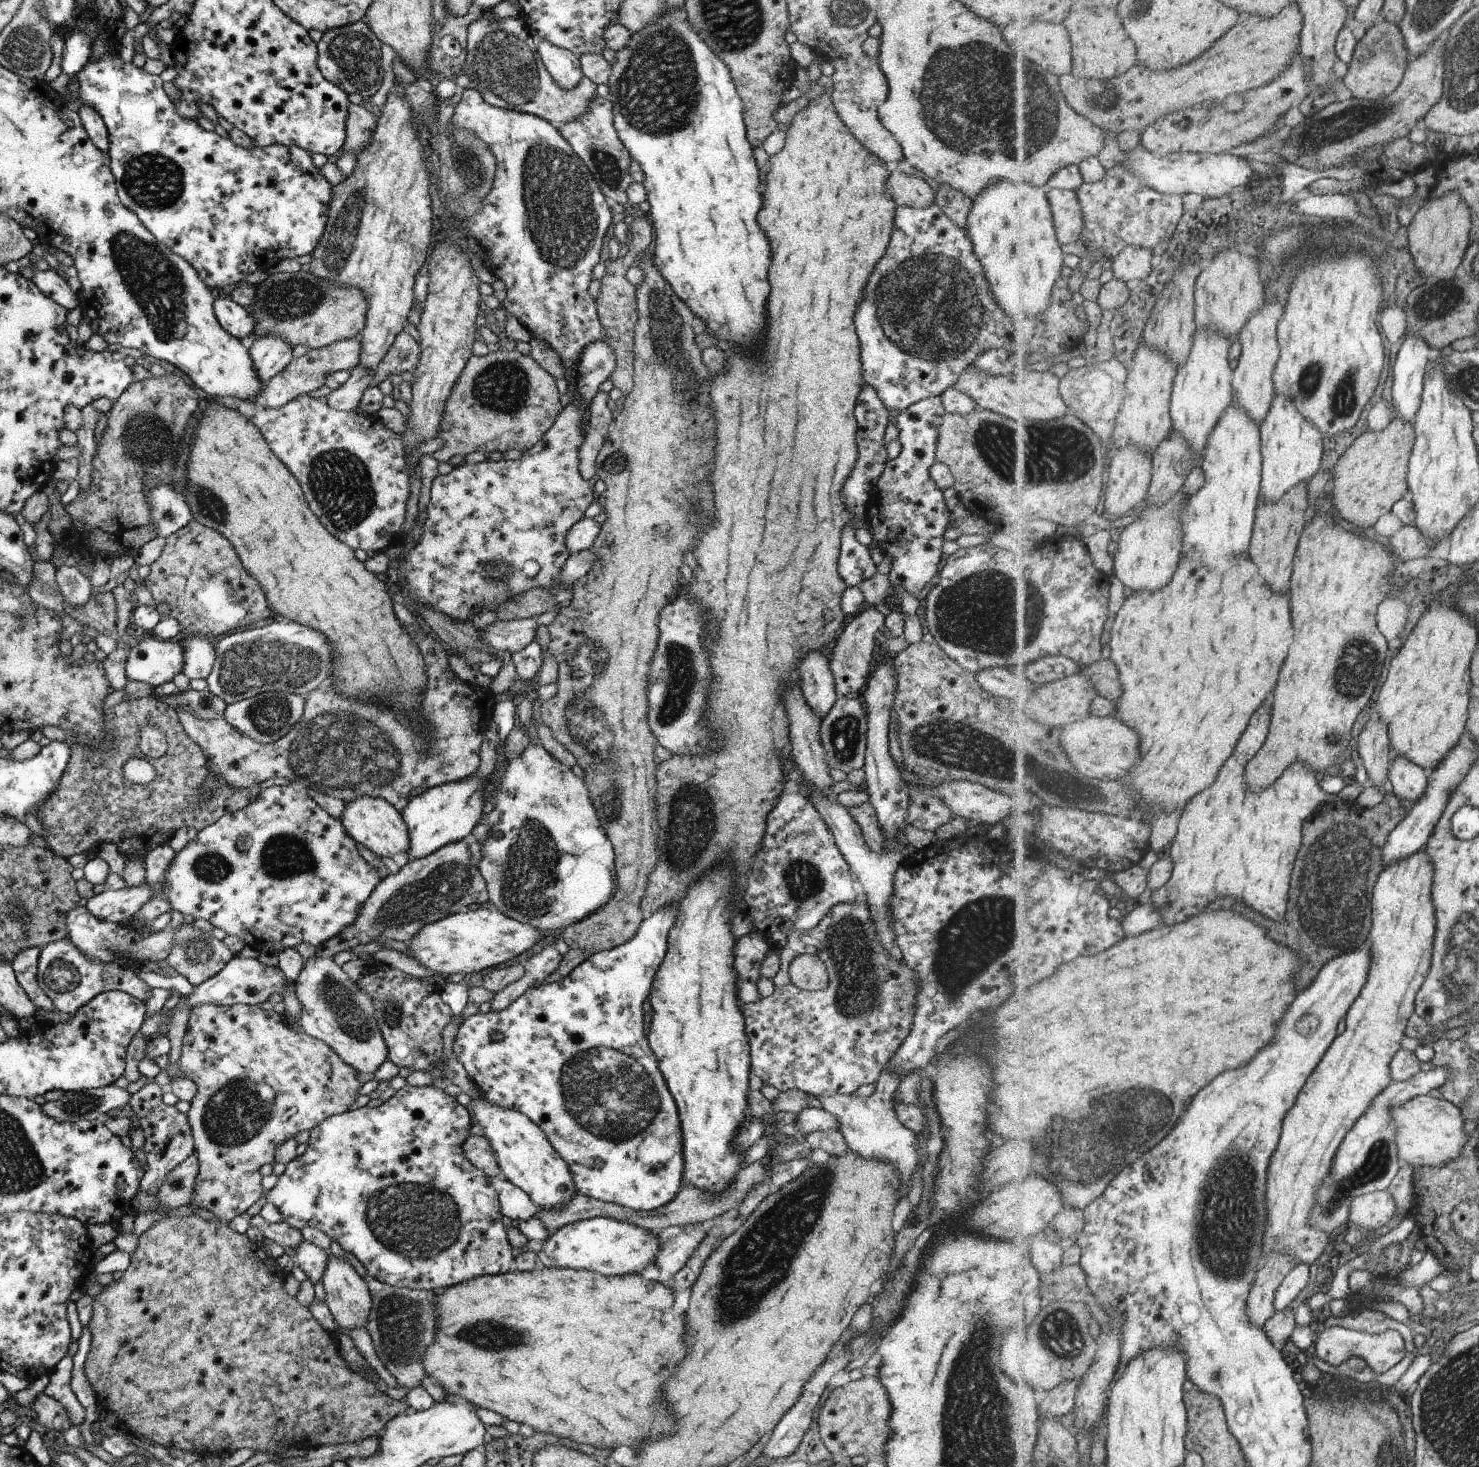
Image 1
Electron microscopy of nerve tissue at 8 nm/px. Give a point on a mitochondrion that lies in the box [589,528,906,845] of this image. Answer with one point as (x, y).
(683, 685)

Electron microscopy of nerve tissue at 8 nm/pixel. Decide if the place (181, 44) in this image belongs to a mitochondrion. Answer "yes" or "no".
no

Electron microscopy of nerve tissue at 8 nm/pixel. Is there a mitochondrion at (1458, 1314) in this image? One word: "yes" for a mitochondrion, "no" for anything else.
no

